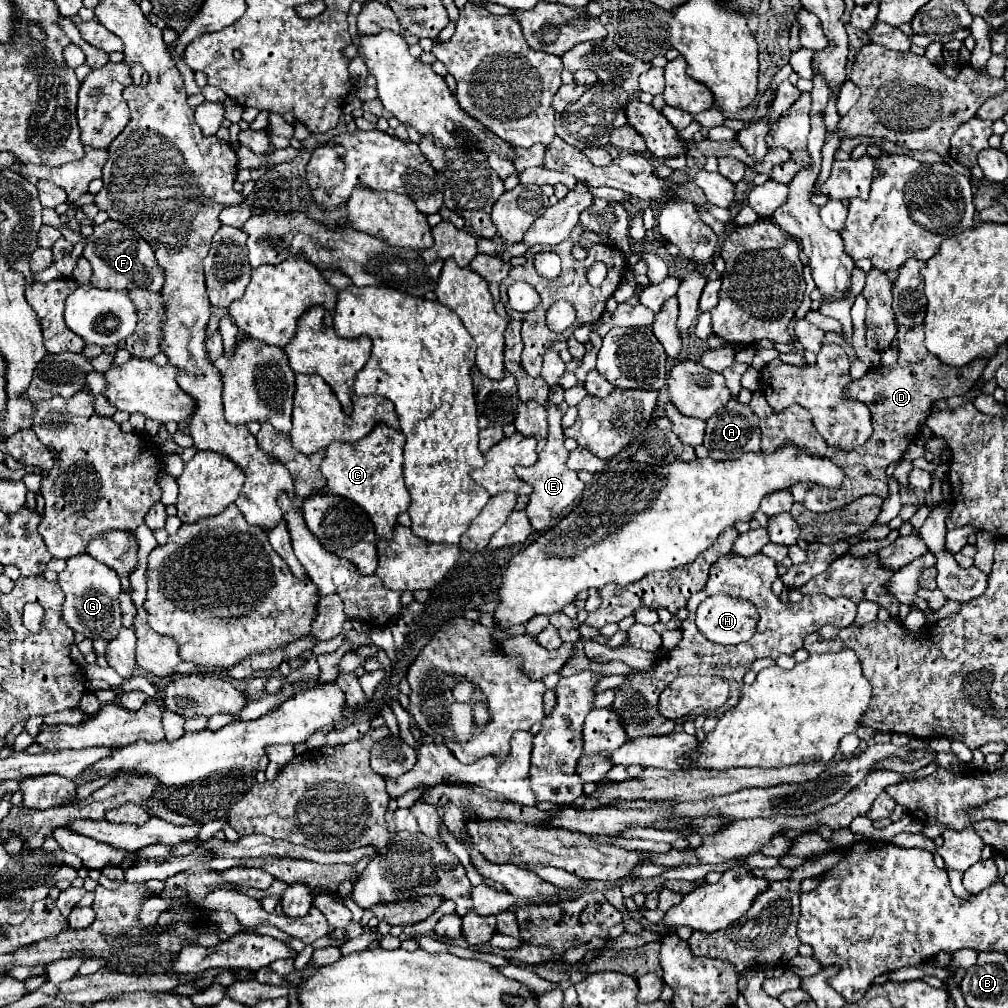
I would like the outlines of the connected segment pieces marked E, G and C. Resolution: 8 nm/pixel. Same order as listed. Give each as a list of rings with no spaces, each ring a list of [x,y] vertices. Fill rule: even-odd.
[[[547,401],[547,423],[549,423],[549,433],[547,433],[547,445],[539,453],[539,459],[531,467],[517,467],[517,475],[527,481],[533,487],[533,493],[530,495],[529,507],[525,508],[526,514],[535,531],[541,531],[549,527],[549,521],[556,517],[561,517],[561,513],[567,513],[577,495],[583,491],[583,481],[577,477],[575,471],[567,469],[567,457],[569,453],[563,447],[563,429],[561,429],[561,417],[563,413],[557,409],[555,403]]]
[[[87,553],[75,555],[67,559],[67,569],[59,575],[59,585],[65,593],[63,605],[63,619],[67,625],[89,639],[105,639],[111,641],[115,633],[121,629],[121,609],[119,609],[119,589],[121,581],[113,569],[95,561]]]
[[[379,423],[367,437],[355,443],[333,441],[321,463],[321,473],[327,479],[327,491],[343,495],[363,507],[371,517],[379,539],[393,537],[397,515],[409,507],[411,497],[403,481],[403,445],[405,435],[399,429]]]

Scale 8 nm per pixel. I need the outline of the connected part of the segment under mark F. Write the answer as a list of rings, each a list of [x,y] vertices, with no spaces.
[[[105,221],[103,225],[93,227],[93,235],[83,251],[83,257],[93,267],[91,283],[99,289],[131,289],[131,287],[143,287],[147,291],[161,291],[163,285],[163,271],[159,271],[157,259],[153,255],[151,245],[139,233],[131,231],[119,221]]]

